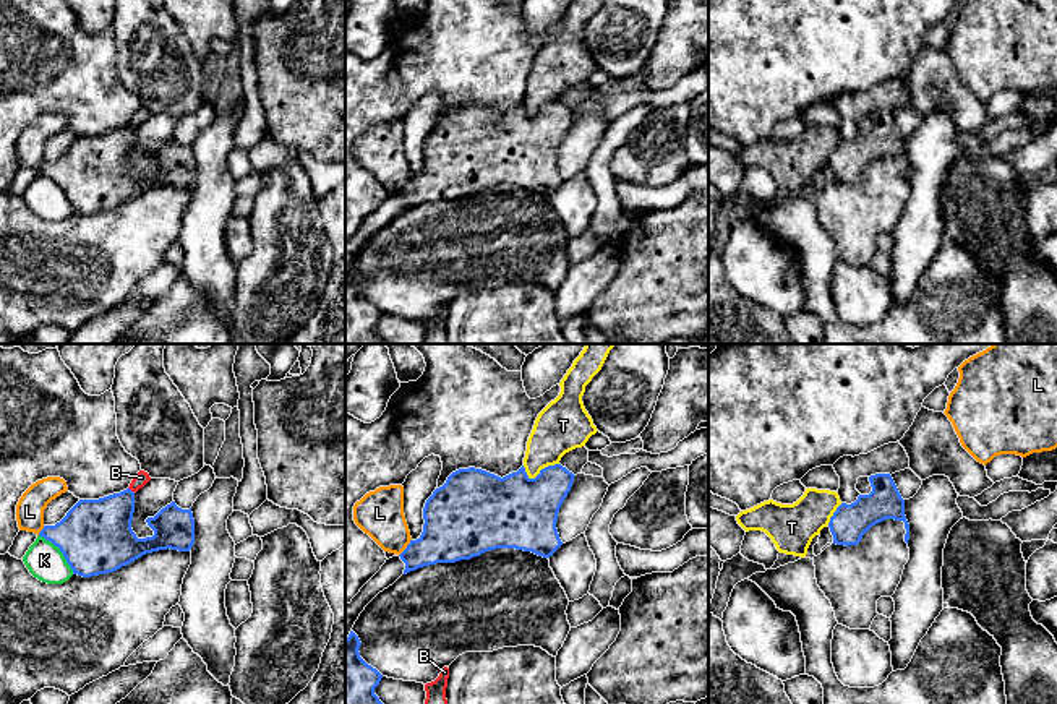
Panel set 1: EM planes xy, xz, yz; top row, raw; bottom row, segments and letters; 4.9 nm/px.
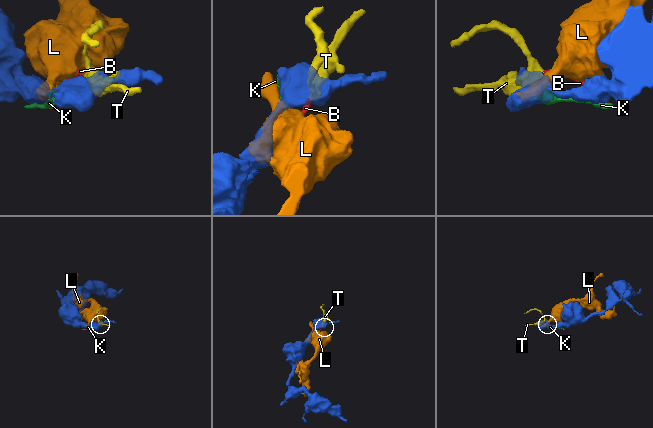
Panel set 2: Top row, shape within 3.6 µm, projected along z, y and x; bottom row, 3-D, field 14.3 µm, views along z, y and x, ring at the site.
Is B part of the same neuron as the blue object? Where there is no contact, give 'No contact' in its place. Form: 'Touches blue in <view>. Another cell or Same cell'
Touches blue in xy. Another cell

